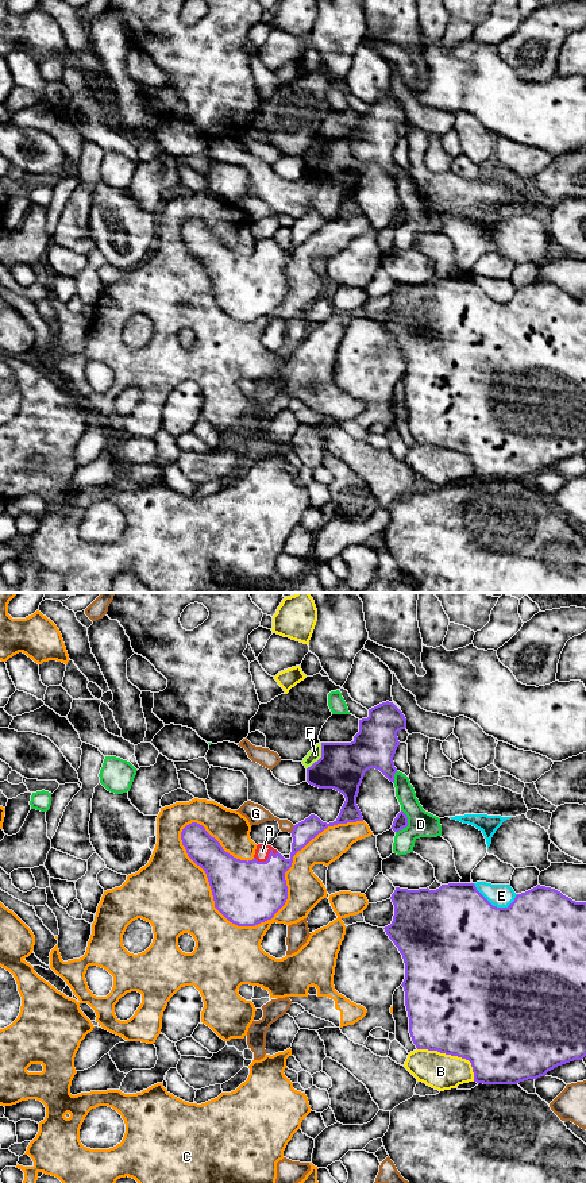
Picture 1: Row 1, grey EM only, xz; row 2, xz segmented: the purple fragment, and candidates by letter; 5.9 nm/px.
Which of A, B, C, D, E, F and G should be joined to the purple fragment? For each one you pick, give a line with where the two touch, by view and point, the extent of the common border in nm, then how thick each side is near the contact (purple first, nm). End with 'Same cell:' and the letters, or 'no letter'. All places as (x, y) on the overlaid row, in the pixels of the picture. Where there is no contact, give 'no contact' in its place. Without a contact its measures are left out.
A: xz (268, 859) | 150 nm | 380/90 nm
Same cell: A

